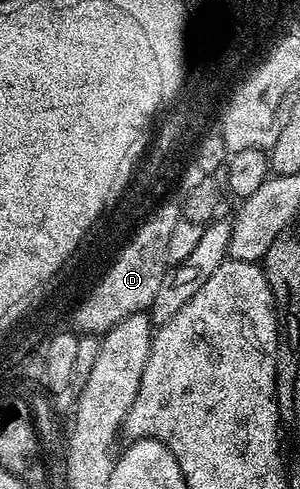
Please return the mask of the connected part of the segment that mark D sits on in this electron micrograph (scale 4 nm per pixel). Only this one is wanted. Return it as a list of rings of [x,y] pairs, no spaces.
[[[166,206],[161,213],[153,217],[138,234],[132,244],[124,250],[118,264],[112,268],[108,278],[102,282],[98,292],[90,300],[81,300],[75,307],[75,327],[80,328],[81,333],[101,335],[109,331],[116,323],[130,314],[145,311],[151,307],[159,291],[163,278],[171,267],[168,256],[169,237],[172,236],[172,228],[184,216],[183,208],[175,209],[174,206]]]

